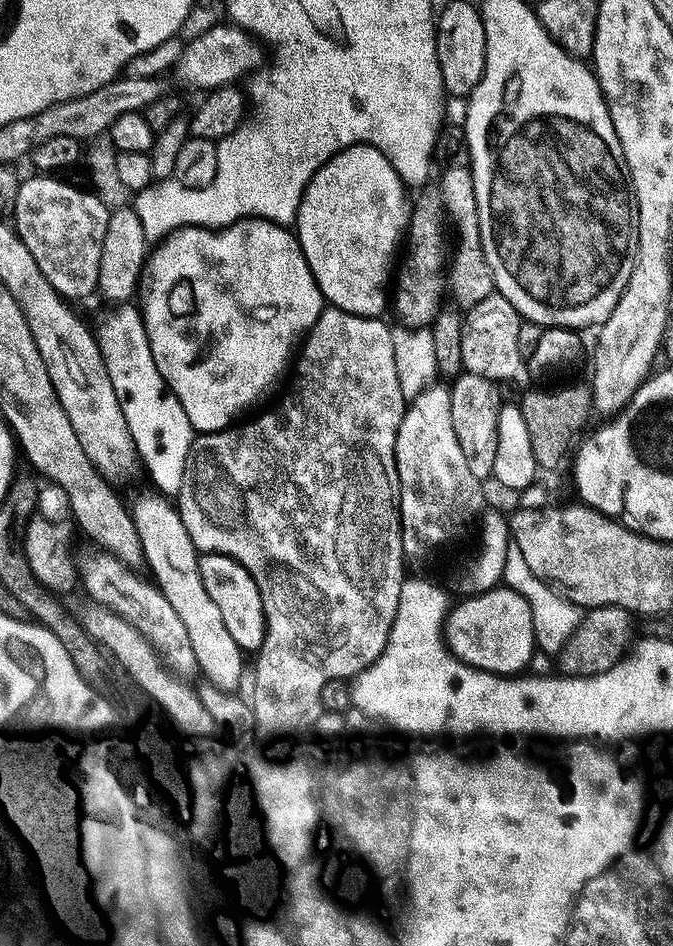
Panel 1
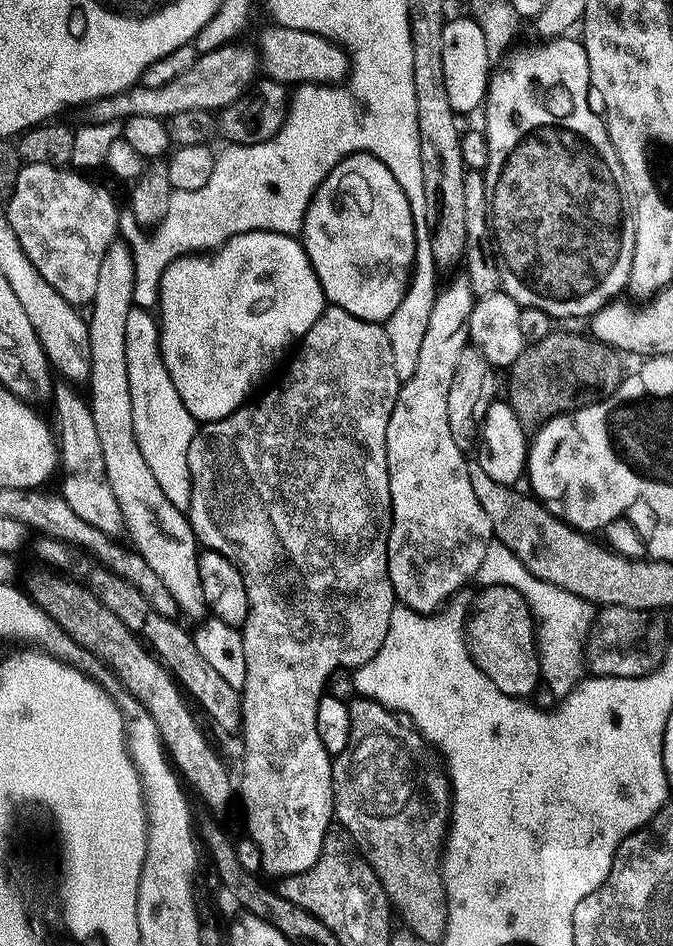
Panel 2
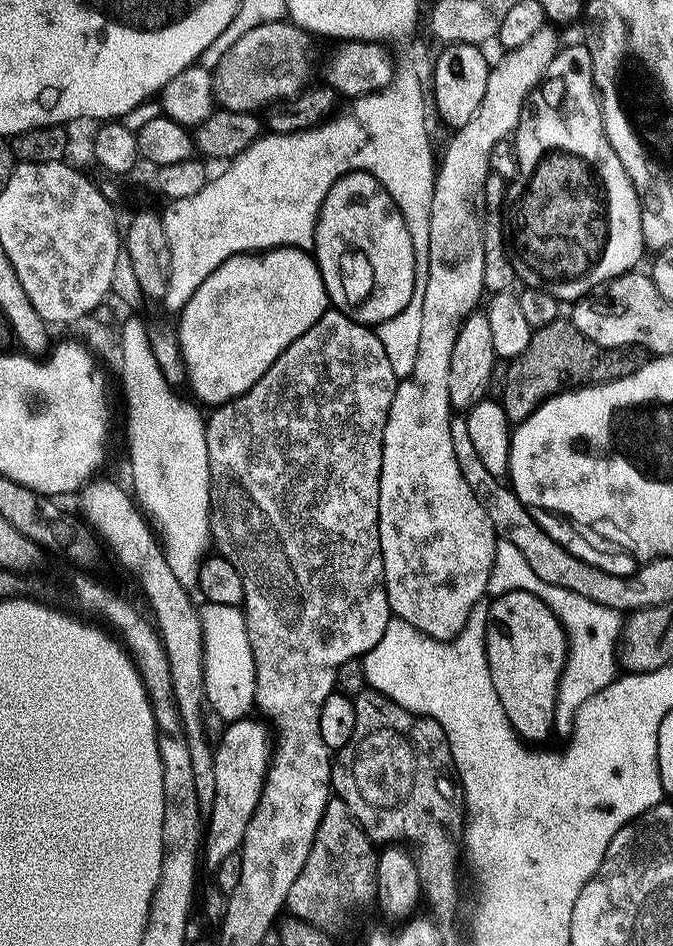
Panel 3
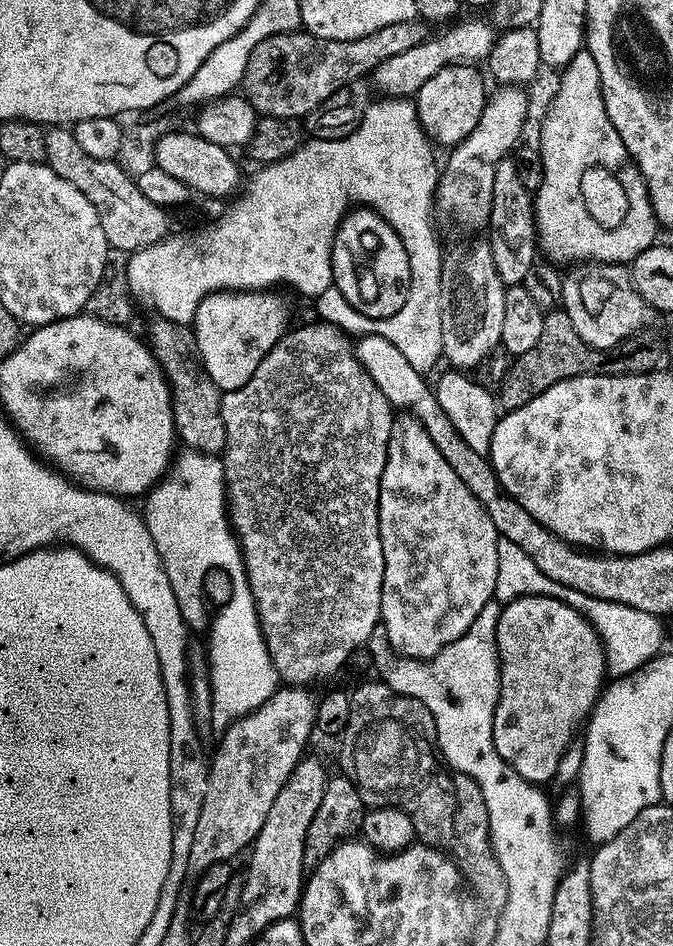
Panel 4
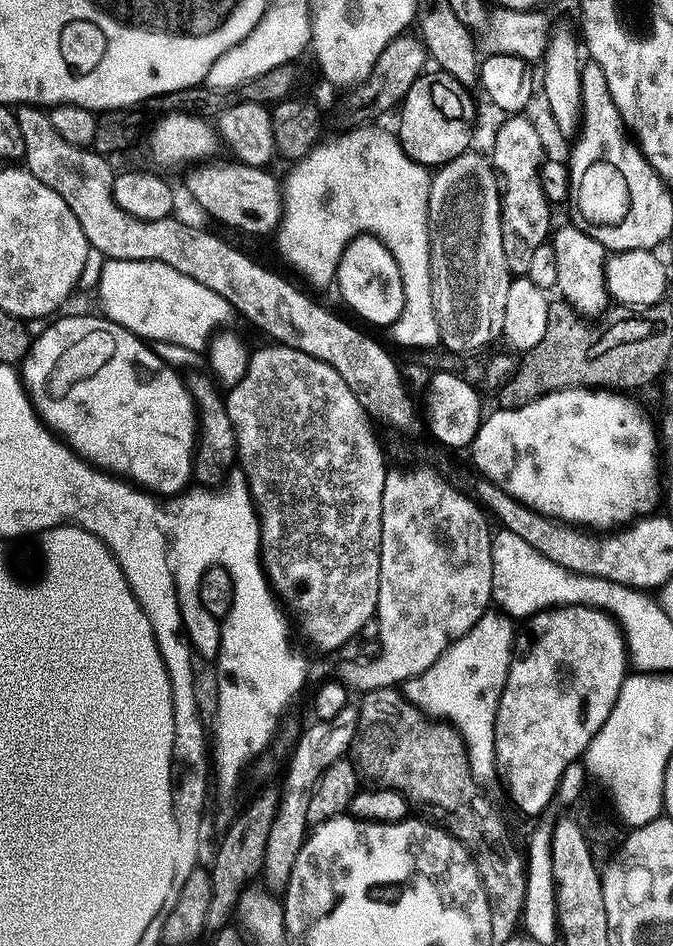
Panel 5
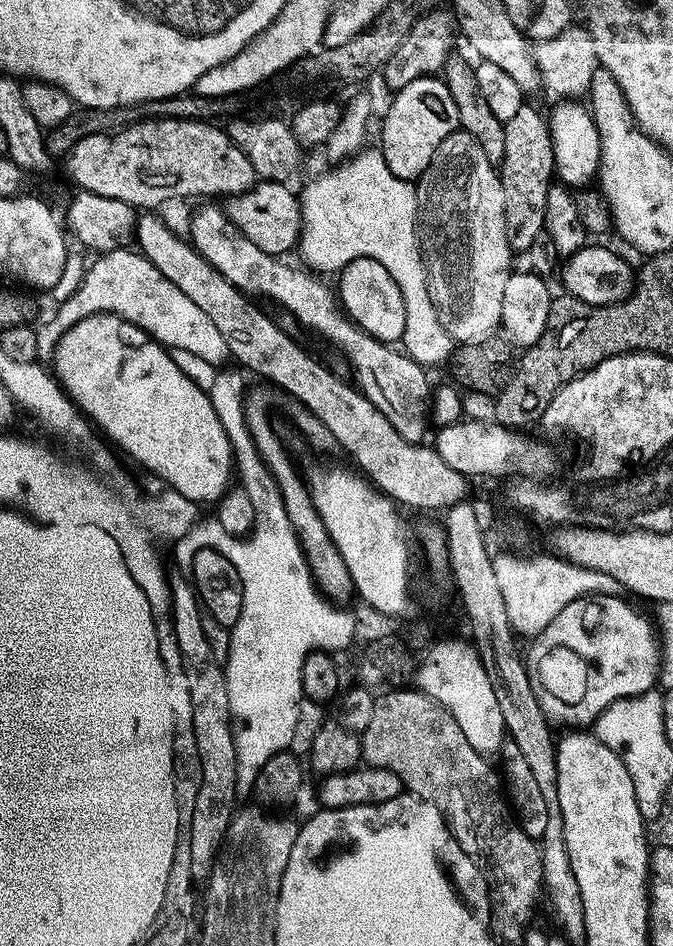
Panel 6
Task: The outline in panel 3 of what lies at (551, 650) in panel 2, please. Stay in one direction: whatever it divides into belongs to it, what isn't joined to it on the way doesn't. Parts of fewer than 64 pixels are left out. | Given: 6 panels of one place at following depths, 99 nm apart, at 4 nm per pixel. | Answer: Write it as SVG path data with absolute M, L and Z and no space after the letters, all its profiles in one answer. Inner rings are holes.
M502 539L496 542L496 557L494 558L494 574L490 574L488 596L495 598L511 592L534 594L562 622L564 633L568 636L568 661L558 686L558 702L556 703L556 718L554 720L554 736L561 742L571 740L576 729L578 710L590 702L602 690L615 684L621 675L621 657L618 649L621 647L621 637L625 629L625 617L610 606L598 606L598 602L590 602L590 598L582 598L582 594L574 594L574 590L562 590L562 586L550 586L550 582L542 582L538 574L534 574L530 562L511 544Z

